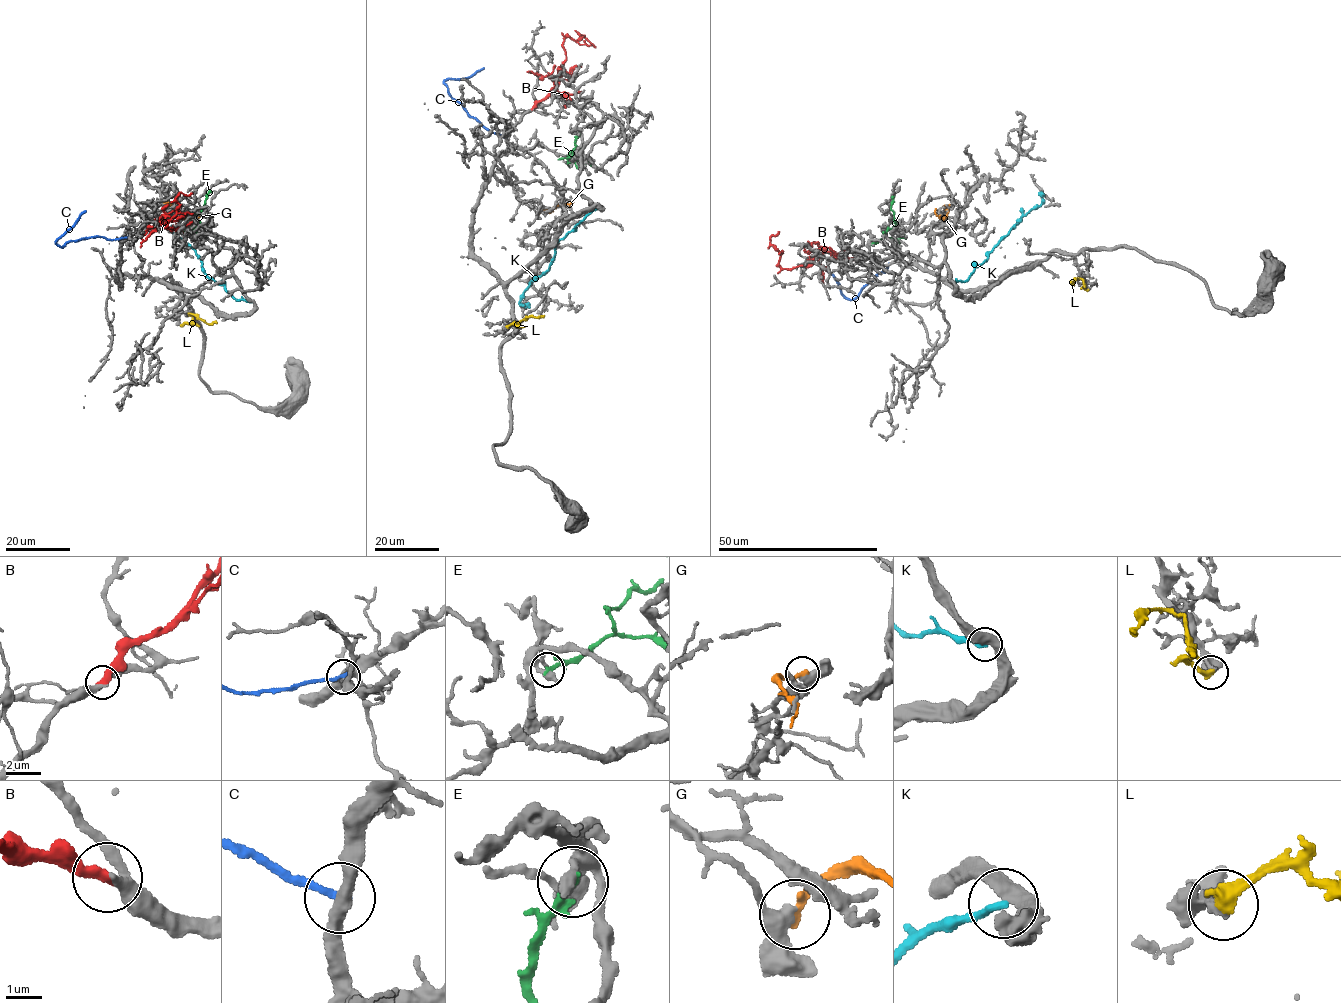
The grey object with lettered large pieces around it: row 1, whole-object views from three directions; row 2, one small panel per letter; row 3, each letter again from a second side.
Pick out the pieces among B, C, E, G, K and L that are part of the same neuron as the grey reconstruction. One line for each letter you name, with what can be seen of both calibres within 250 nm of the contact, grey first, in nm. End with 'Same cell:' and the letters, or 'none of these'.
B: calibres 260 and 320 nm
Same cell: B

